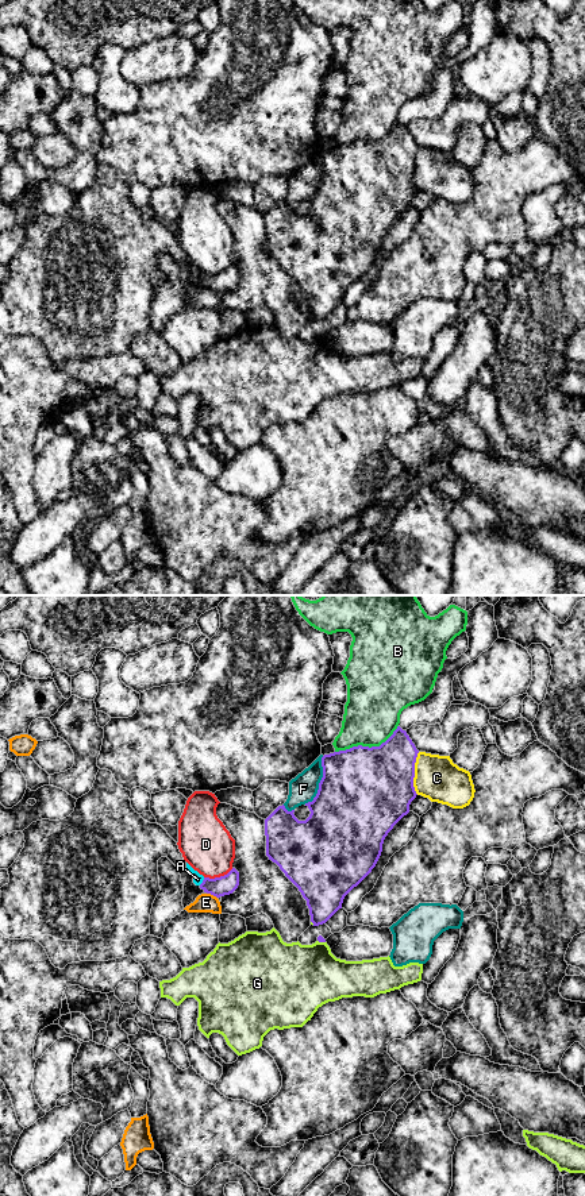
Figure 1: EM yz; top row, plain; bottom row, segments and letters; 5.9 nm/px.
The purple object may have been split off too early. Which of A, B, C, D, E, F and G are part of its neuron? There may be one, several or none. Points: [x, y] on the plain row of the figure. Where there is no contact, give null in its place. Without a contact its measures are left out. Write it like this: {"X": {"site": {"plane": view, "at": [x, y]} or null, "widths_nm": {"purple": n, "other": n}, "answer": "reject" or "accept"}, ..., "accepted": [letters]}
{"A": {"site": {"plane": "yz", "at": [203, 277]}, "widths_nm": {"purple": 120, "other": 60}, "answer": "accept"}, "B": {"site": {"plane": "yz", "at": [368, 142]}, "widths_nm": {"purple": 500, "other": 340}, "answer": "reject"}, "C": {"site": {"plane": "yz", "at": [414, 169]}, "widths_nm": {"purple": 460, "other": 260}, "answer": "reject"}, "D": {"site": {"plane": "yz", "at": [218, 273]}, "widths_nm": {"purple": 120, "other": 300}, "answer": "reject"}, "E": {"site": {"plane": "yz", "at": [212, 289]}, "widths_nm": {"purple": 120, "other": 110}, "answer": "reject"}, "F": {"site": {"plane": "yz", "at": [320, 177]}, "widths_nm": {"purple": 500, "other": 170}, "answer": "reject"}, "G": {"site": {"plane": "yz", "at": [322, 336]}, "widths_nm": {"purple": 40, "other": 400}, "answer": "reject"}, "accepted": ["A"]}

